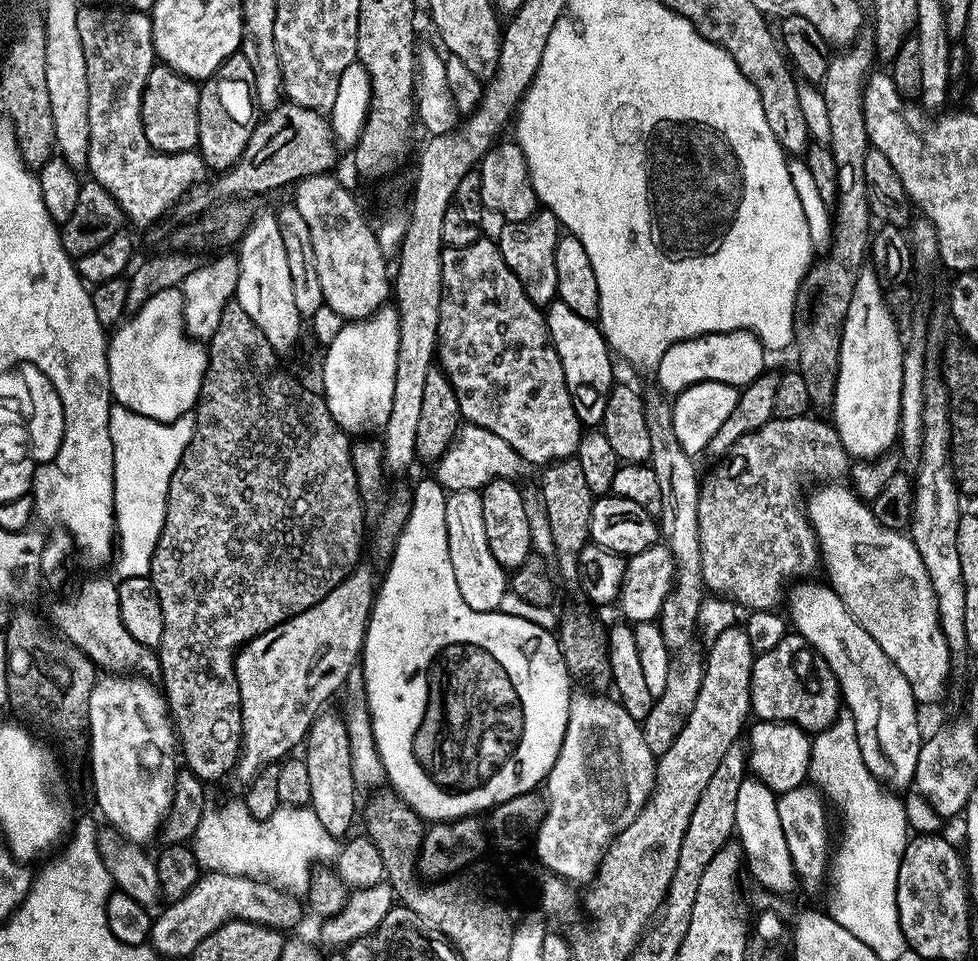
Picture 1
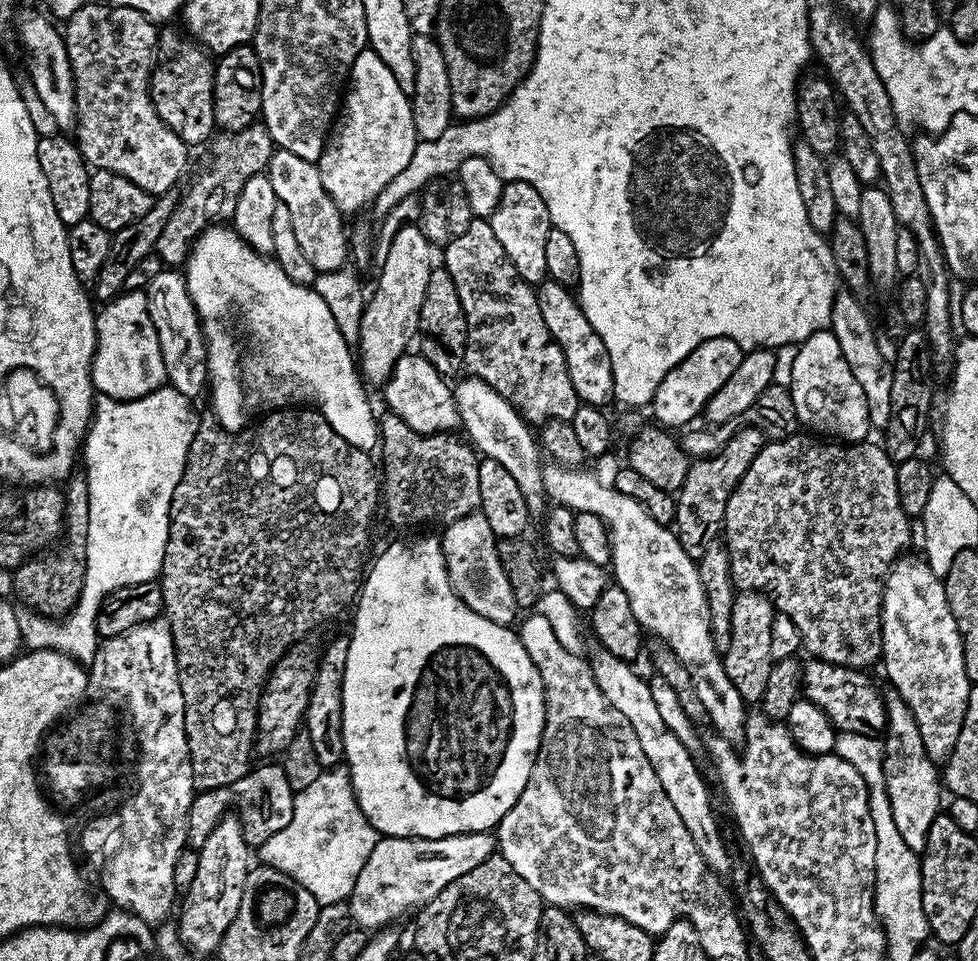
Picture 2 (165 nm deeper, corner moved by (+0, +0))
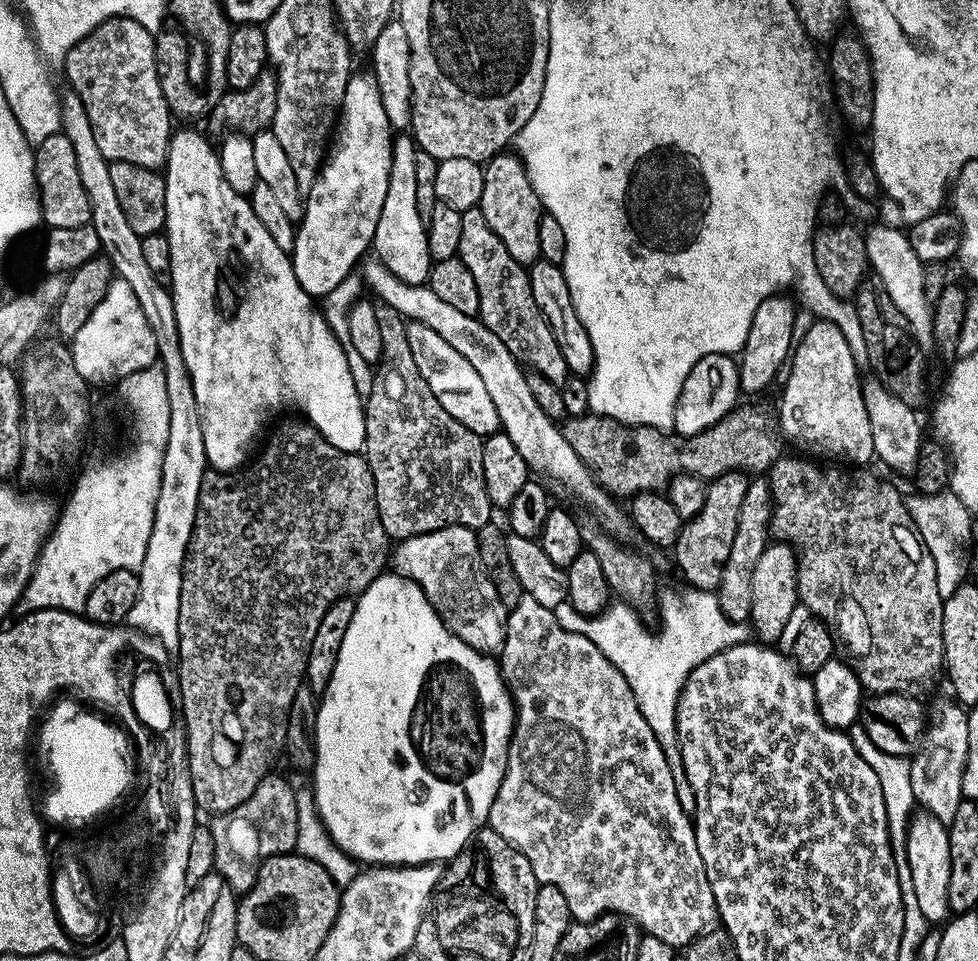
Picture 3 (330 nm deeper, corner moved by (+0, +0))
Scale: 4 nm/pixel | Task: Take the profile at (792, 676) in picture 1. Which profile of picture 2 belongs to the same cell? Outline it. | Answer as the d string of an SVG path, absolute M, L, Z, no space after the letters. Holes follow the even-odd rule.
M809 659L803 665L802 696L814 702L830 718L837 733L853 732L879 737L888 726L888 711L884 705L885 693L876 689L867 671L831 664L825 660Z

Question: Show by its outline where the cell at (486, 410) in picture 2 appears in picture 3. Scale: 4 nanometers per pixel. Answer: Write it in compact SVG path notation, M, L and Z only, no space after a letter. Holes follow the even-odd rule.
M409 321L406 330L416 367L432 390L432 394L438 398L440 406L462 426L466 426L468 430L472 430L480 437L490 436L499 431L500 419L497 407L491 401L482 378L475 373L474 366L470 365L470 362L463 358L458 350L443 341L430 327L416 321Z

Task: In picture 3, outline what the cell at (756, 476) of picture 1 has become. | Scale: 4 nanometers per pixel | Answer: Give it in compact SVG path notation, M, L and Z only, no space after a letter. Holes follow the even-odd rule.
M781 455L766 473L772 491L770 532L796 551L800 603L832 629L839 647L844 647L843 659L865 693L919 697L944 668L944 598L938 594L939 574L934 558L917 532L905 497L894 485L871 476L863 467L825 466L815 459L804 459L808 460Z

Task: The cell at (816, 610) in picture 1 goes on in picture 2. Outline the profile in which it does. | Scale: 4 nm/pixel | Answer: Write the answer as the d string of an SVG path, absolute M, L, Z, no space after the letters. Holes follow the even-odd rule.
M892 694L885 699L888 711L888 726L882 736L884 746L884 777L886 778L886 794L890 798L890 814L894 814L894 826L898 826L898 834L906 841L906 846L918 854L923 853L926 846L926 834L930 834L930 822L941 815L942 776L938 771L937 761L926 754L926 746L922 746L922 734L918 734L918 724L914 722L914 714L906 706L906 702L898 695Z

